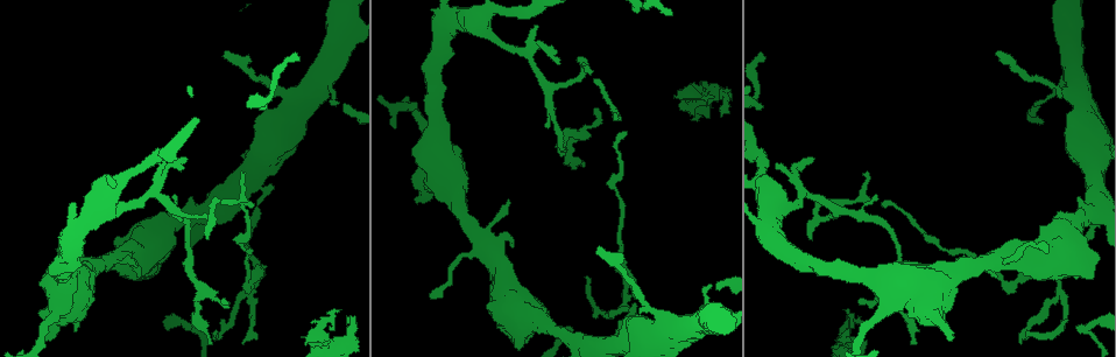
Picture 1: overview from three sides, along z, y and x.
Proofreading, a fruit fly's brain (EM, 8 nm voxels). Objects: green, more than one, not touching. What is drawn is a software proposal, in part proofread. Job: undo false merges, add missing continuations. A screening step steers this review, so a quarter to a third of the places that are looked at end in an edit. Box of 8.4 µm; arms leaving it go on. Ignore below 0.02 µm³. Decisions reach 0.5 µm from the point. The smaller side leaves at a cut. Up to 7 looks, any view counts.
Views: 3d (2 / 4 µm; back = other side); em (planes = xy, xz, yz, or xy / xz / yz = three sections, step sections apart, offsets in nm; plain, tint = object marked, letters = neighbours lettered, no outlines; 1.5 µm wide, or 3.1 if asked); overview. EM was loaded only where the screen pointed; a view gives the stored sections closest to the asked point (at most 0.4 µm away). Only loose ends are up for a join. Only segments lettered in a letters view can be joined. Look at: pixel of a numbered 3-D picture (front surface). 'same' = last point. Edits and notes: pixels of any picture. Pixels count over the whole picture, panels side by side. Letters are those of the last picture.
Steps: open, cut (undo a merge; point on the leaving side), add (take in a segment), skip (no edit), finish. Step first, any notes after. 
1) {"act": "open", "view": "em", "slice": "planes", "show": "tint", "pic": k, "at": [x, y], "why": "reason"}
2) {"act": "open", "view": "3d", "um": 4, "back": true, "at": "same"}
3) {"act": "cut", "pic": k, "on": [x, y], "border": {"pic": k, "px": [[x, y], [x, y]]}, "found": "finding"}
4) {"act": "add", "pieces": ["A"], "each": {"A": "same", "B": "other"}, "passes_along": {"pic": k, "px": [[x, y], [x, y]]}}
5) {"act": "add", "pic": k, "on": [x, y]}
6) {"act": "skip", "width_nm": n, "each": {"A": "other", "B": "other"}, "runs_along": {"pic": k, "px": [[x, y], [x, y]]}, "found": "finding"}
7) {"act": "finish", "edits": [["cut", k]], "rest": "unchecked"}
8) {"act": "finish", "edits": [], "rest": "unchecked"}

{"act": "open", "view": "em", "slice": "planes", "show": "letters", "pic": 1, "at": [557, 63], "why": "branch stops here"}

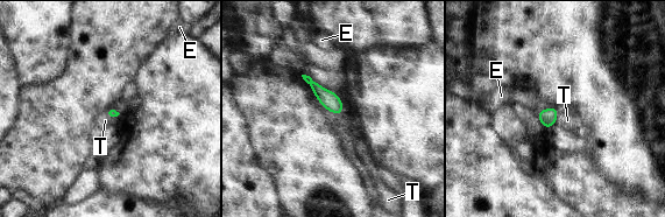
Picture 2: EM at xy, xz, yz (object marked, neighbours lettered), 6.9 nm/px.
{"act": "skip", "each": {"E": "other", "T": "other"}, "border": {"pic": 2, "px": [[325, 107], [342, 114]]}, "found": "no lettered segment goes on from it"}

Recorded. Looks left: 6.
{"act": "open", "view": "em", "slice": "planes", "show": "plain", "pic": 1, "at": [73, 330], "why": "stops while still wide"}

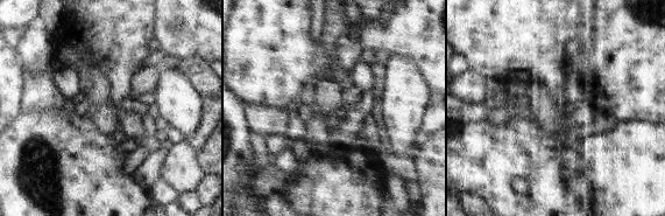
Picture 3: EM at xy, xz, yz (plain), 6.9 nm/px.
{"act": "open", "view": "em", "slice": "planes", "show": "tint", "at": "same", "why": "where the object lies"}

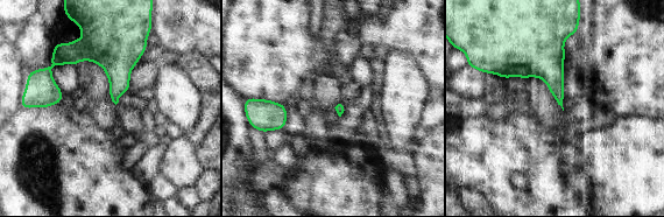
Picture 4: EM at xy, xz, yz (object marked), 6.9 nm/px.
{"act": "open", "view": "em", "slice": "planes", "show": "letters", "at": "same"}

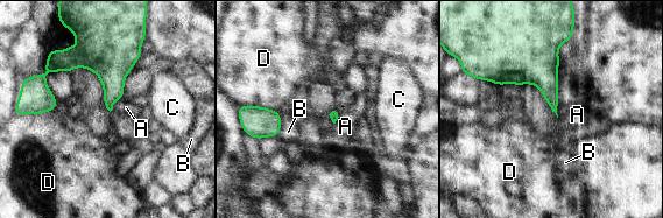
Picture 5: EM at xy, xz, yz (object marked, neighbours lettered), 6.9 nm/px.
{"act": "skip", "each": {"A": "other", "B": "other", "C": "other", "D": "other"}, "border": {"pic": 5, "px": [[121, 99], [117, 99], [112, 108]]}, "found": "no lettered segment goes on from it"}

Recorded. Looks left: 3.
{"act": "open", "view": "3d", "um": 2, "pic": 1, "at": [616, 269], "why": "an open end"}

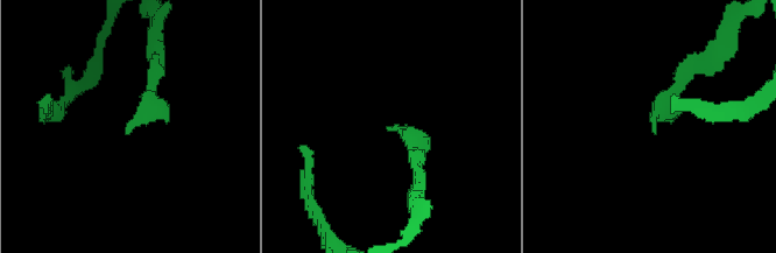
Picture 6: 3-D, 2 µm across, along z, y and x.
{"act": "open", "view": "em", "slice": "xz", "step": 8, "show": "letters", "pic": 6, "at": [655, 133], "why": "need the tissue"}

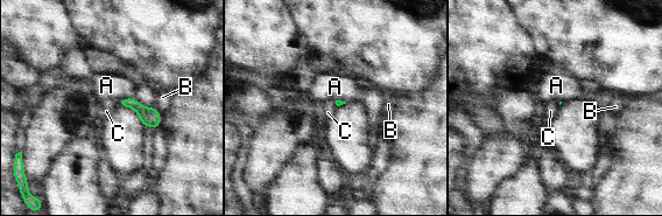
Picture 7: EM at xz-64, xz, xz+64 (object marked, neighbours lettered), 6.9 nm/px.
{"act": "skip", "each": {"A": "other", "B": "other", "C": "other"}, "border": {"pic": 7, "px": [[117, 102], [119, 105]]}, "found": "no lettered segment goes on from it"}

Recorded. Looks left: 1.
{"act": "finish", "edits": [], "rest": "unchecked"}

